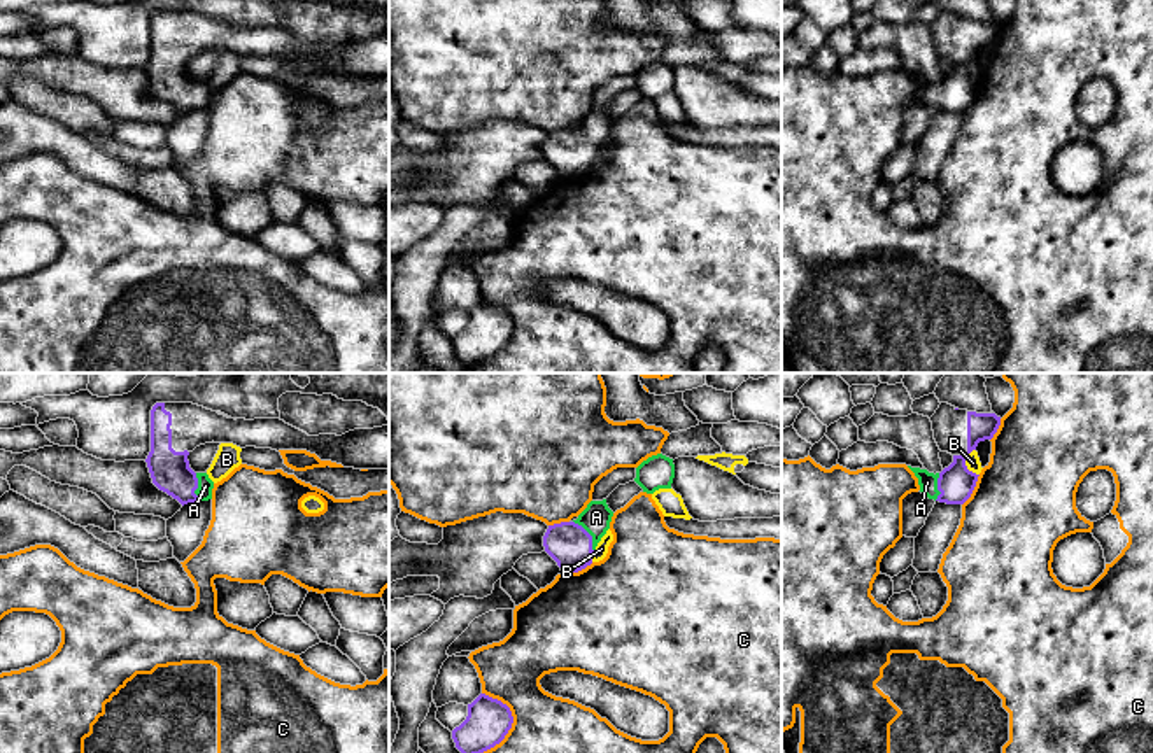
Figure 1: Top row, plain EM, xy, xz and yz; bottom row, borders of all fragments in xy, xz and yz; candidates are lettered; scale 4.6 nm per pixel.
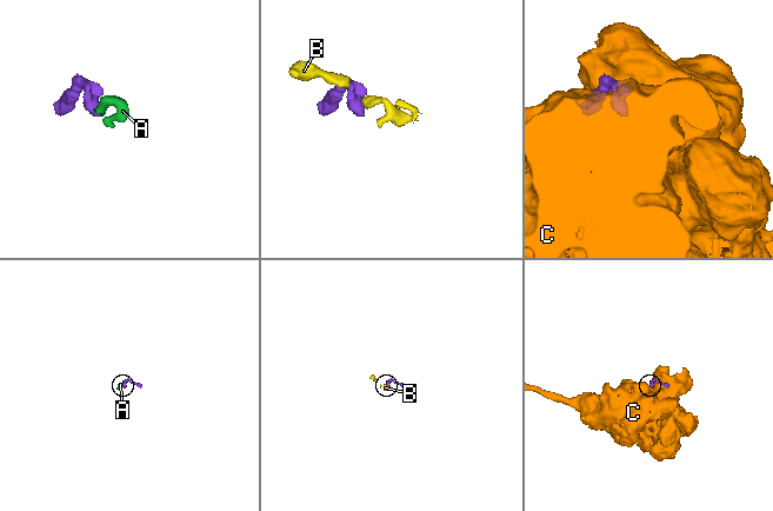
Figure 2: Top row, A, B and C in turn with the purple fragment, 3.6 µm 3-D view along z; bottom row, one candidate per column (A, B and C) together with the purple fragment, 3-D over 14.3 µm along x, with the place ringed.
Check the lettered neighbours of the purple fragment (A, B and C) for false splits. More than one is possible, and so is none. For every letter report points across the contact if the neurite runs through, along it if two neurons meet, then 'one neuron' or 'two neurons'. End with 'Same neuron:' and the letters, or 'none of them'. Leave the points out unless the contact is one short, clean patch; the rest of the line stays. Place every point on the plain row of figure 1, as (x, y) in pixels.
A: one neuron
B: two neurons
C: two neurons
Same neuron: A

